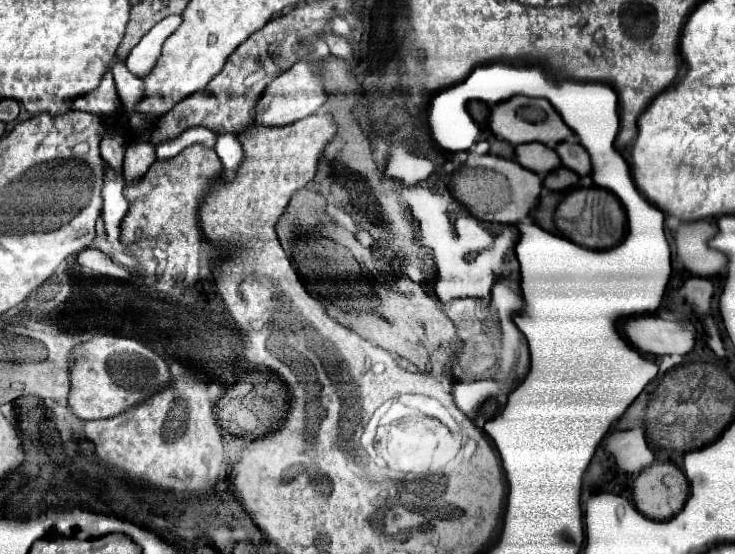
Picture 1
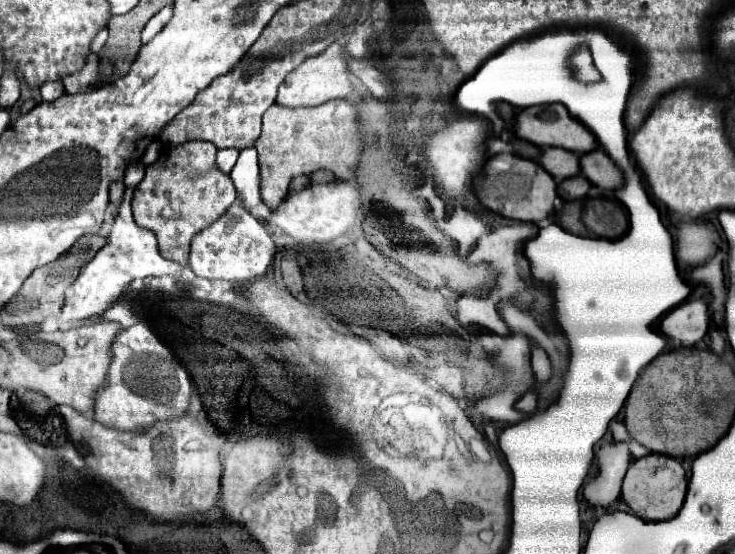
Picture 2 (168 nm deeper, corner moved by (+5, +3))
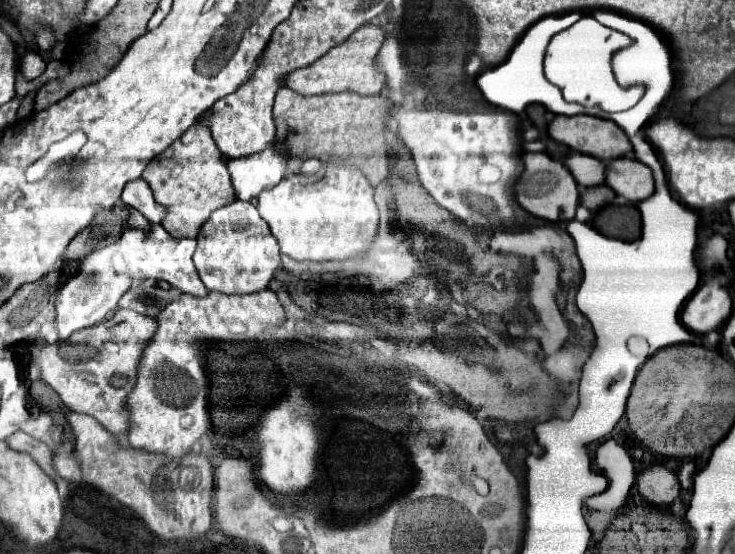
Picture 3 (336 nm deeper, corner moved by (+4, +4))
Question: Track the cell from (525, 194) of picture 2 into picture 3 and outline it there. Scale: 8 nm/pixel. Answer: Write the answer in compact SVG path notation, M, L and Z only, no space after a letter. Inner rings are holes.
M523 152L521 160L525 168L513 184L513 194L517 204L537 218L545 218L551 222L571 220L579 204L579 188L573 182L573 176L569 174L569 170L561 162L551 160L545 152Z

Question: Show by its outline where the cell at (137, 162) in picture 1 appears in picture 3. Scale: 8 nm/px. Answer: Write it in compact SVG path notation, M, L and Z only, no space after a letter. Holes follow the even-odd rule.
M137 178L137 180L133 180L133 182L129 182L125 186L125 190L123 190L123 204L139 210L149 222L155 222L155 224L159 224L161 218L165 216L163 206L159 206L159 204L155 206L151 188L141 178Z

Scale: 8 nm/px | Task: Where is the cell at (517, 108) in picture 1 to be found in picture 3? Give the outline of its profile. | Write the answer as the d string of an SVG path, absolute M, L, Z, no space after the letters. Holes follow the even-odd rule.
M555 116L549 122L547 132L553 140L603 162L619 158L631 150L627 136L615 122L595 116Z

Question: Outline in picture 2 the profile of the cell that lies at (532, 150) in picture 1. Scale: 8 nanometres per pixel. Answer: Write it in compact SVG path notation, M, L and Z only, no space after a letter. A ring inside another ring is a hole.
M546 147L538 161L558 181L564 181L564 179L580 175L580 155L570 153L566 149Z

